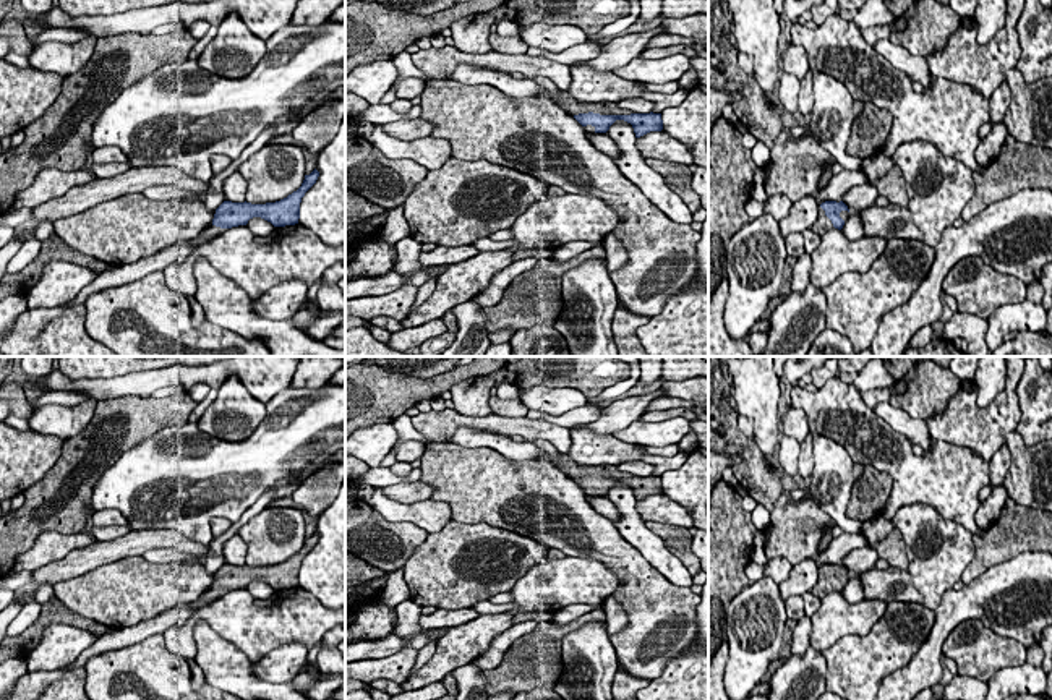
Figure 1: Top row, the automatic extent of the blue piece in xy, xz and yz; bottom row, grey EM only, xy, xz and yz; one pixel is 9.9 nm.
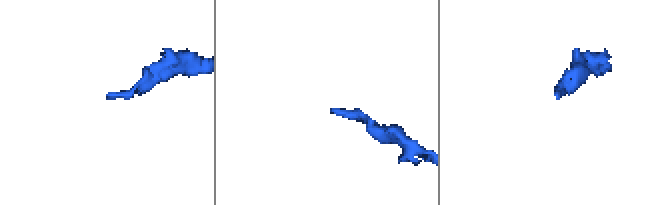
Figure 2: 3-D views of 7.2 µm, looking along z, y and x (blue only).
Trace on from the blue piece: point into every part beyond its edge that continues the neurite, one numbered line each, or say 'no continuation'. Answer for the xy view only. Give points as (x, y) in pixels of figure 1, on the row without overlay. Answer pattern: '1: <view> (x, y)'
1: xy (211, 595)

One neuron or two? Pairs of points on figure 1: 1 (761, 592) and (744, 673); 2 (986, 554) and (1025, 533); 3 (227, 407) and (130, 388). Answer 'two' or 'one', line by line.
1: one
2: one
3: two

